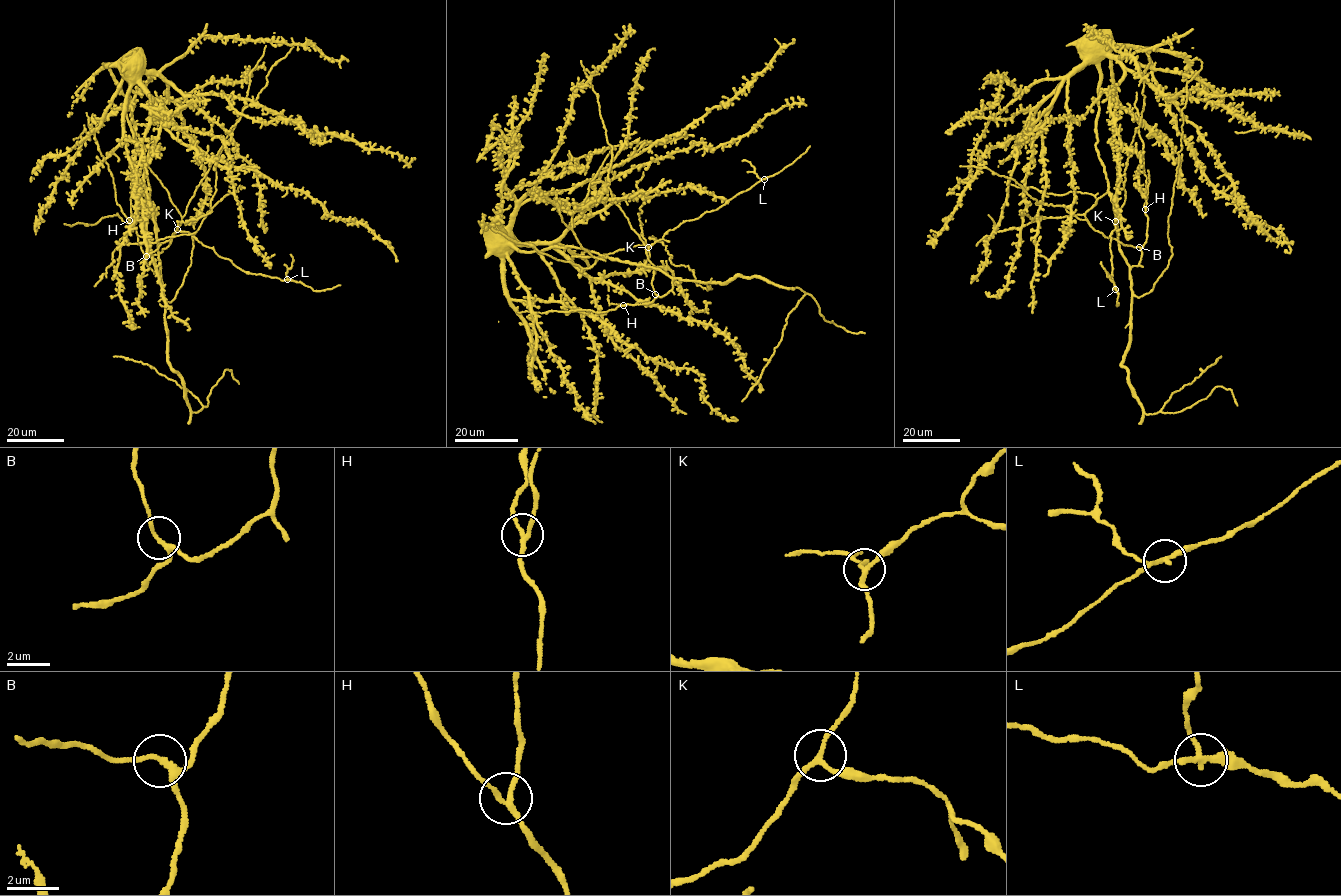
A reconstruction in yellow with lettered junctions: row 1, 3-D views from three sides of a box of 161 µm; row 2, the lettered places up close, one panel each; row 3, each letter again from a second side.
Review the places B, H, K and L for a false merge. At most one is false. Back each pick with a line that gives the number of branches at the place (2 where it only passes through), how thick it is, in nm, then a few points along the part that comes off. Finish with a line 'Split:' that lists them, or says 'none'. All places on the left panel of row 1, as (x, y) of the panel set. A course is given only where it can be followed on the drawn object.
L: 3 | 190 nm | (287, 280), (287, 270), (293, 260), (290, 254)
Split: L

